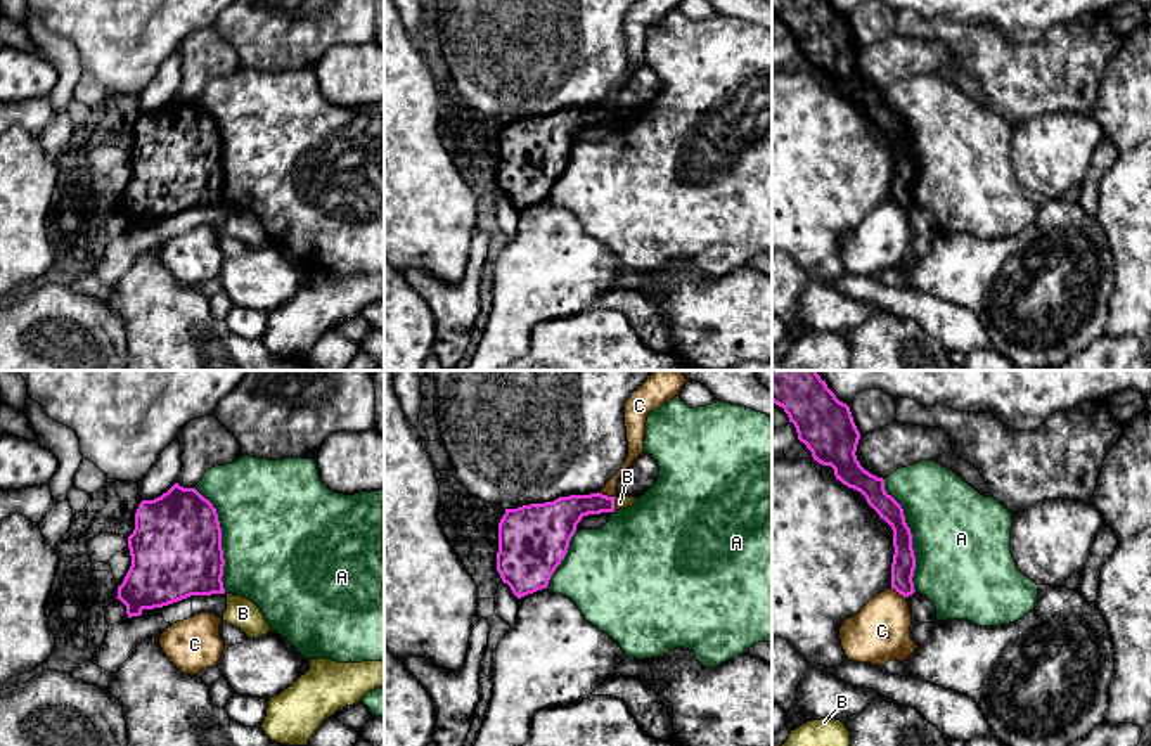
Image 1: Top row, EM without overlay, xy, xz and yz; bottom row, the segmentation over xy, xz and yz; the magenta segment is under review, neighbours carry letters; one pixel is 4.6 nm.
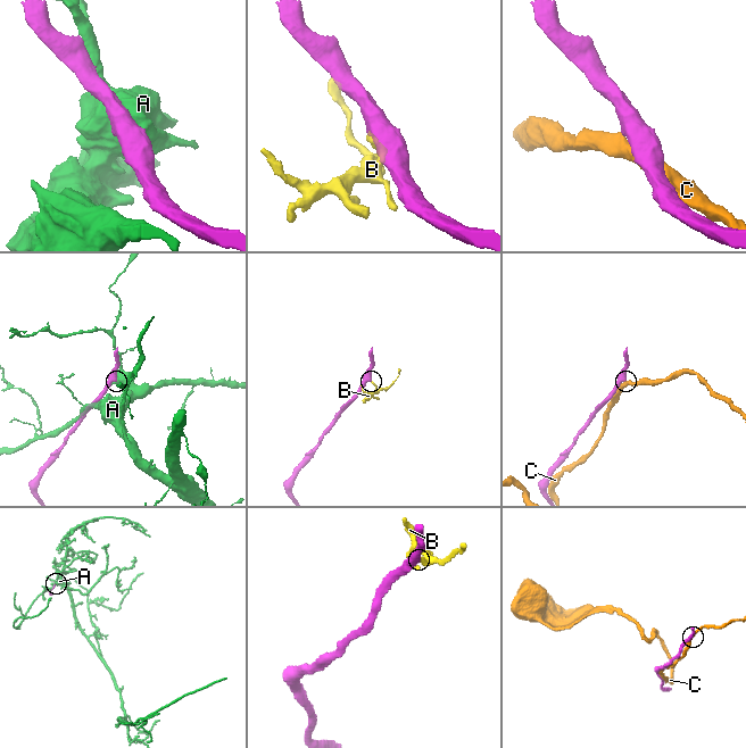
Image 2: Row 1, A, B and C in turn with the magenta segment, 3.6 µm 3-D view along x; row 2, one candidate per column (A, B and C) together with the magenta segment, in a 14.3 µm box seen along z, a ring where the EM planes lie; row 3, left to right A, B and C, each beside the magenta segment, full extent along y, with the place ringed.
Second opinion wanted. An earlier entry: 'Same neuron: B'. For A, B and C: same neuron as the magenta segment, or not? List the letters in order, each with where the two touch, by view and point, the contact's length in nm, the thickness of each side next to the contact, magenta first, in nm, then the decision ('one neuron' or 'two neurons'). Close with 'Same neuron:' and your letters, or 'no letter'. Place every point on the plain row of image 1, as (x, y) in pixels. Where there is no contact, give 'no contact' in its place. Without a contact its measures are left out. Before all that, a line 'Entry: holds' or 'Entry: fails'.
Entry: fails
A: contact yz (911, 147); length 550 nm; calibres 110 and 460 nm; two neurons
B: contact xz (613, 116); length 60 nm; calibres 160 and 60 nm; two neurons
C: contact xz (606, 108); length 80 nm; calibres 170 and 60 nm; two neurons
Same neuron: no letter

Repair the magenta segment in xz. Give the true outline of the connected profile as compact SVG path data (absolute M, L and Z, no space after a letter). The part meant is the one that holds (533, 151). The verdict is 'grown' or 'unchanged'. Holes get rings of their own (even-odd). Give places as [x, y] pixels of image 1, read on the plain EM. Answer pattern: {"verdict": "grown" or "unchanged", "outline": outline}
{"verdict": "unchanged", "outline": "M559 109L554 114L505 121L498 135L497 183L521 211L547 201L583 128L613 125L614 109Z"}

